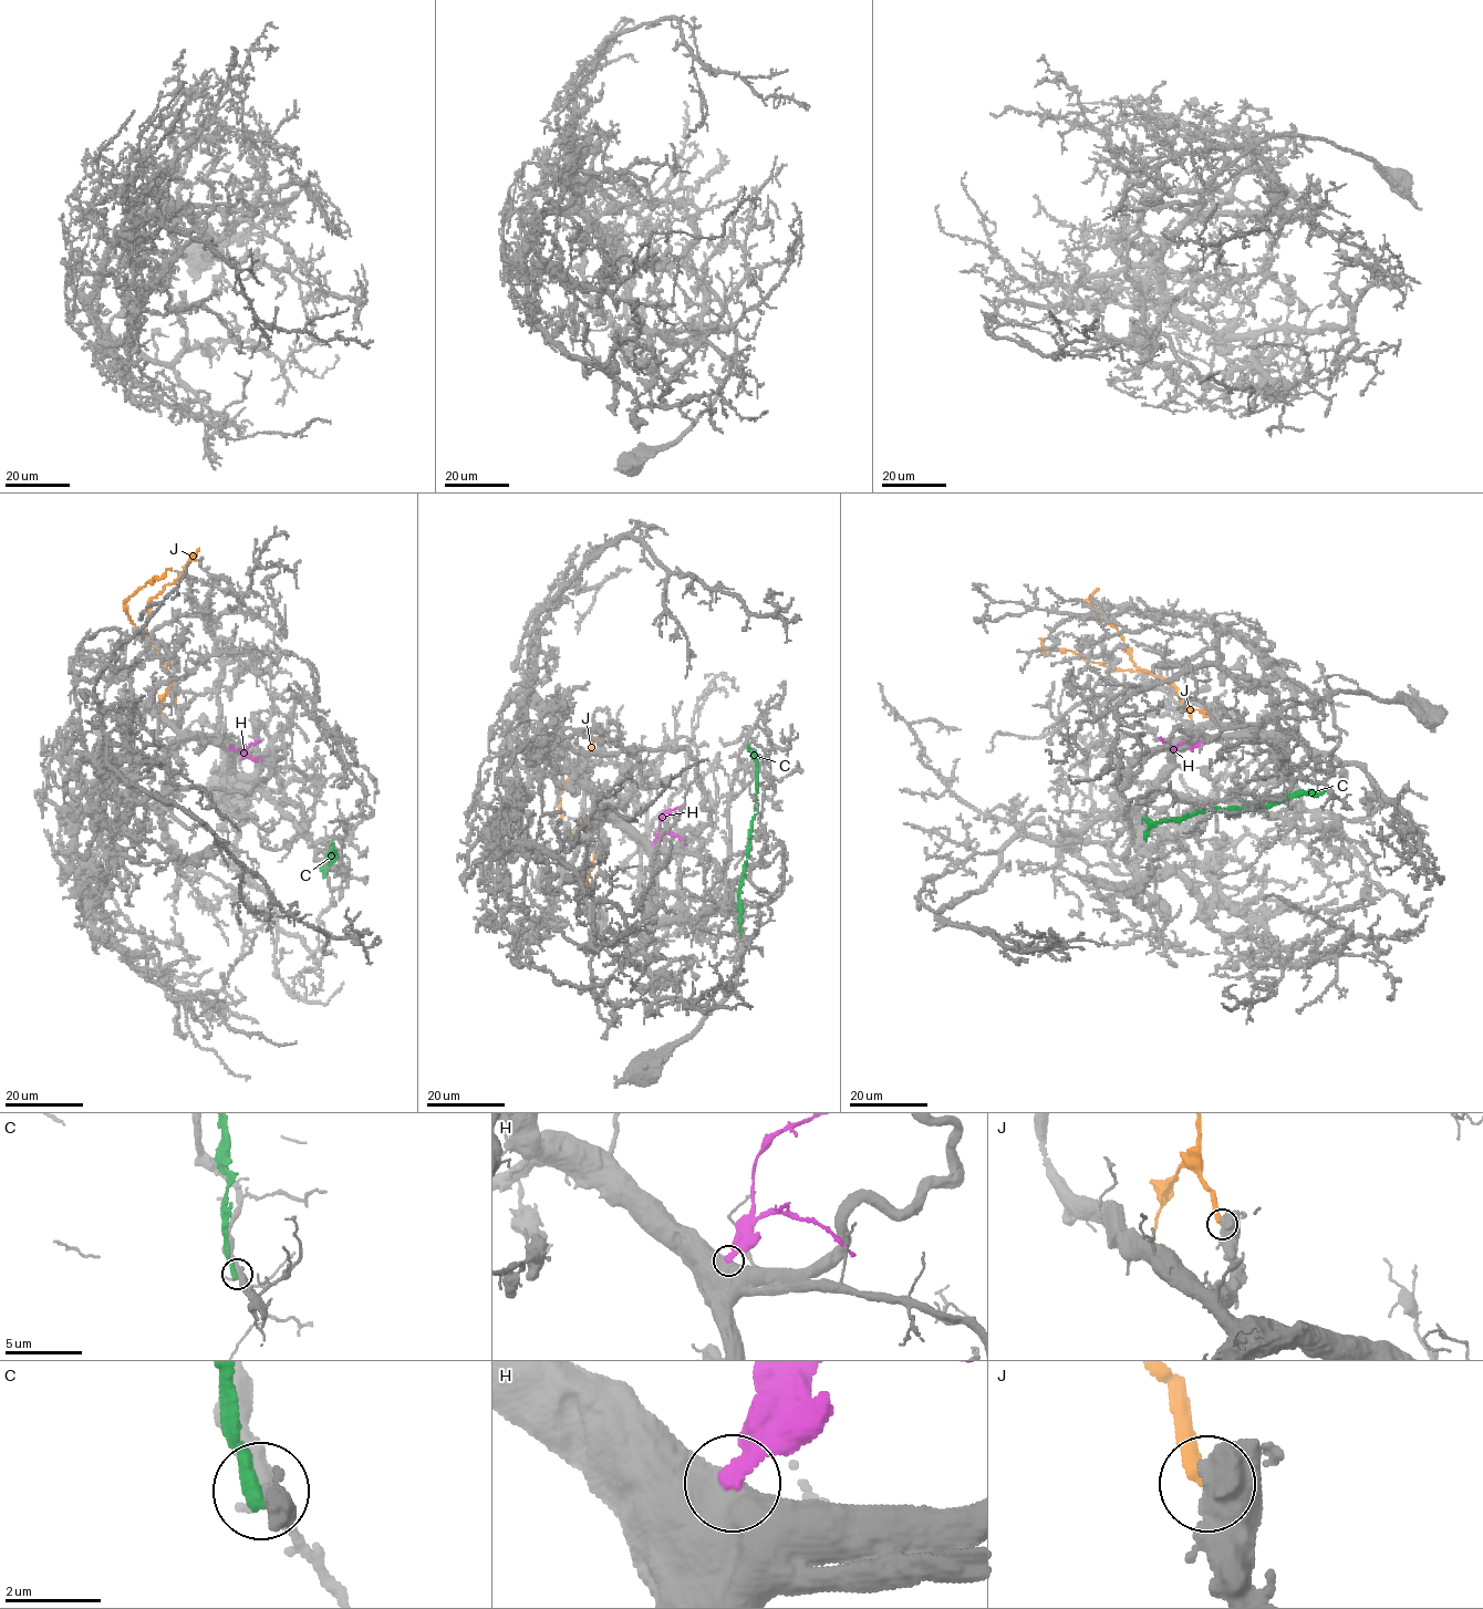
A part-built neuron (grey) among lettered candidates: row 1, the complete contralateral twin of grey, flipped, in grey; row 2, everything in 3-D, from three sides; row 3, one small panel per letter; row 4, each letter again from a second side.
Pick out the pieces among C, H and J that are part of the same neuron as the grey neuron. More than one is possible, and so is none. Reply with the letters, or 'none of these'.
none of these

